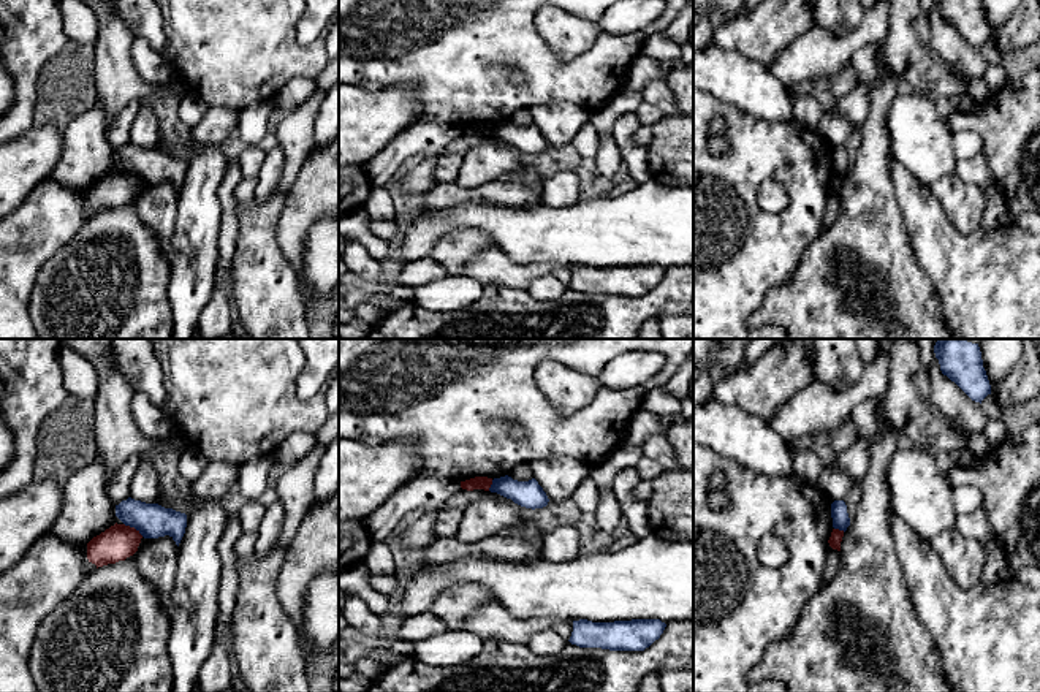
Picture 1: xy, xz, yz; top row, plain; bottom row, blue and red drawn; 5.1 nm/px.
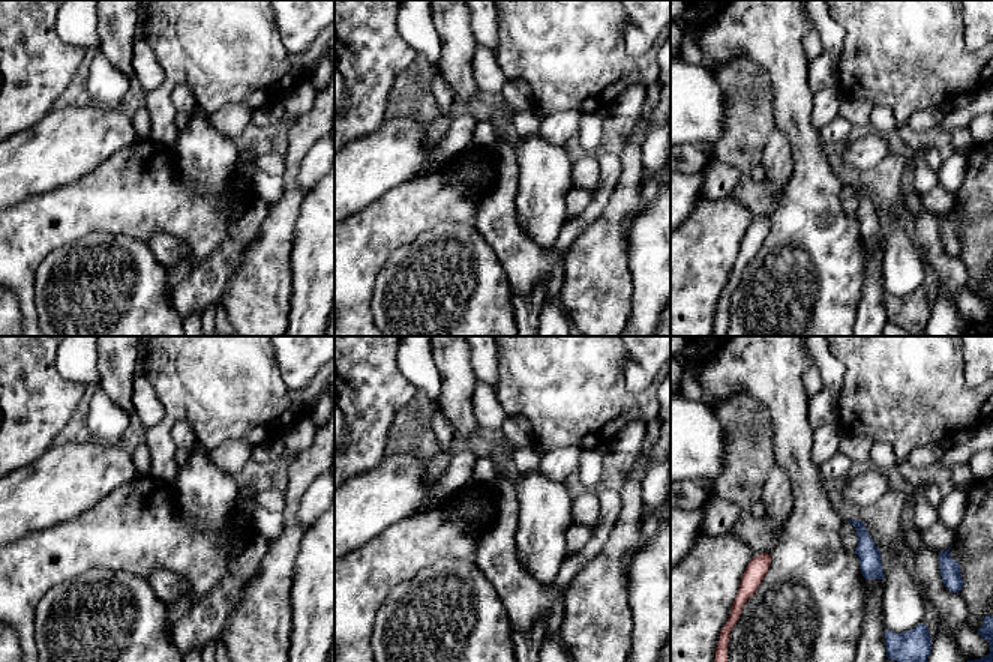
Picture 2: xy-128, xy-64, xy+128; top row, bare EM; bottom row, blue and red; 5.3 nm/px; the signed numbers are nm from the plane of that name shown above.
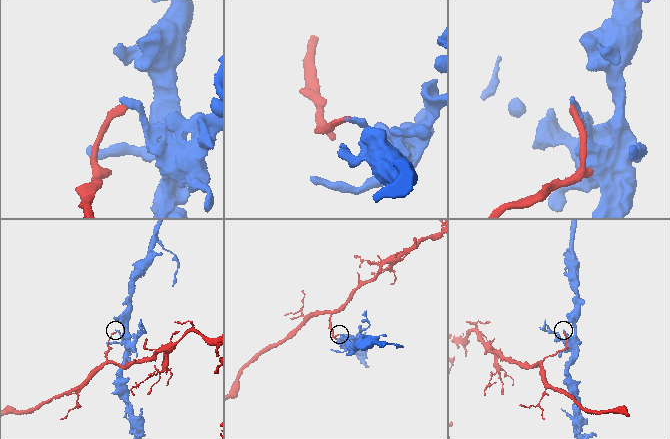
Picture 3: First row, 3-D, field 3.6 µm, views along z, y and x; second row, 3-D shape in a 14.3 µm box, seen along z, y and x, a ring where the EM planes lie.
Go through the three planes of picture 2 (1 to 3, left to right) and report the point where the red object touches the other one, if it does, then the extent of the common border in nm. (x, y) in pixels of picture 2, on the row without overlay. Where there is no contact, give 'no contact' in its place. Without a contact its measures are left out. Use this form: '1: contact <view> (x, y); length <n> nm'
1: no contact
2: no contact
3: no contact

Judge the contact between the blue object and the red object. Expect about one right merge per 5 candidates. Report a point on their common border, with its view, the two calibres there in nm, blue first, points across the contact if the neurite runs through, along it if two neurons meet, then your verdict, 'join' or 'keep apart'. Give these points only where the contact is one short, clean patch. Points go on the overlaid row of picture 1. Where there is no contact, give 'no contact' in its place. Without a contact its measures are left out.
contact xy (133, 526); calibres 170 and 180 nm; border xy (124, 523), (143, 536); keep apart

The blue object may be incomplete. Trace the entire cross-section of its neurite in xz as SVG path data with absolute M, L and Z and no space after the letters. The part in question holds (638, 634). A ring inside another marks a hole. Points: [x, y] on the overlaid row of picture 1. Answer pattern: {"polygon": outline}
{"polygon": "M632 619L614 622L573 621L570 643L579 648L609 651L644 651L660 638L666 624L660 619Z"}

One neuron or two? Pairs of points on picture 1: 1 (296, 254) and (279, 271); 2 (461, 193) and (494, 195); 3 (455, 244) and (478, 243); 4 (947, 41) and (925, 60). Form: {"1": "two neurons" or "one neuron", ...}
{"1": "two neurons", "2": "one neuron", "3": "one neuron", "4": "two neurons"}

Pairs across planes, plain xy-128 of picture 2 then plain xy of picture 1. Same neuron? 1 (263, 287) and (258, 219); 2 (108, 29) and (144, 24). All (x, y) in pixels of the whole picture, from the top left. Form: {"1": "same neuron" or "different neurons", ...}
{"1": "same neuron", "2": "different neurons"}

